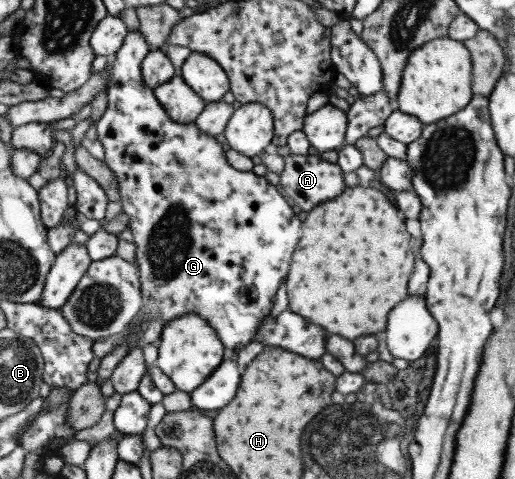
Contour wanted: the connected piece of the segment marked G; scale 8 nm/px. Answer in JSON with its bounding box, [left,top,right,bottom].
[97,31,302,359]

